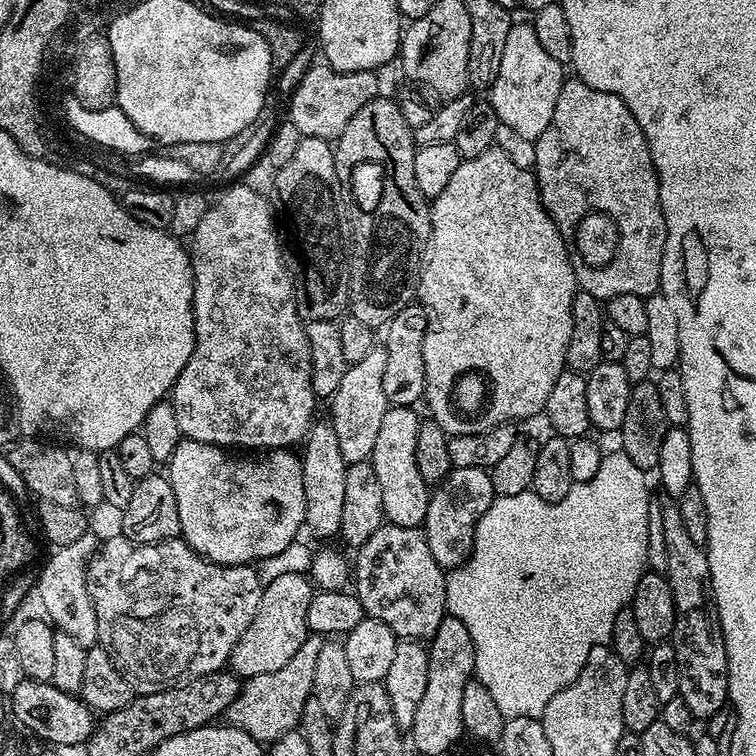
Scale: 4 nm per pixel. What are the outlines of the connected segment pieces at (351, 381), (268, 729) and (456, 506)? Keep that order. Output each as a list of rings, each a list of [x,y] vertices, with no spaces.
[[[374,346],[366,358],[357,364],[349,364],[338,390],[330,397],[332,417],[330,423],[334,434],[338,434],[338,447],[342,449],[342,458],[349,465],[368,460],[378,439],[378,430],[382,418],[386,418],[390,407],[386,394],[382,390],[382,378],[386,371],[386,350]]]
[[[315,634],[309,635],[308,640],[302,642],[298,654],[294,654],[294,658],[290,662],[286,662],[286,666],[282,666],[282,670],[274,670],[274,674],[258,674],[247,677],[243,681],[238,698],[234,698],[234,702],[230,702],[226,713],[227,723],[233,728],[246,730],[246,734],[250,734],[261,742],[274,741],[282,734],[293,731],[297,727],[306,700],[312,696],[314,666],[318,662],[318,654],[324,647],[326,644],[321,637]]]
[[[452,468],[448,476],[431,489],[422,531],[424,541],[430,546],[430,554],[440,568],[460,568],[468,561],[478,522],[482,514],[490,510],[495,496],[486,468]]]

